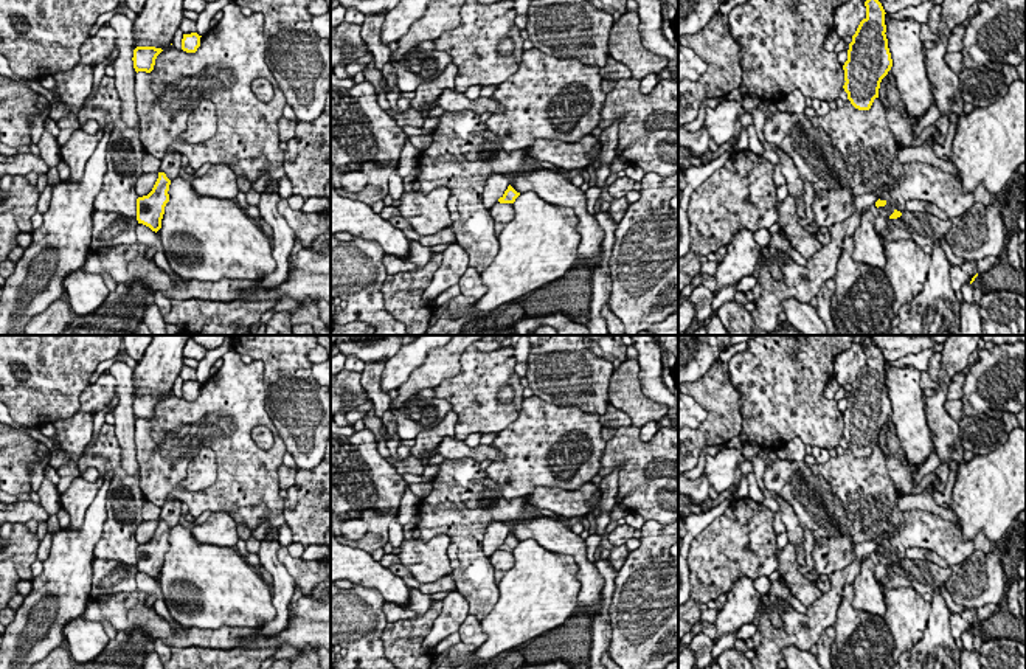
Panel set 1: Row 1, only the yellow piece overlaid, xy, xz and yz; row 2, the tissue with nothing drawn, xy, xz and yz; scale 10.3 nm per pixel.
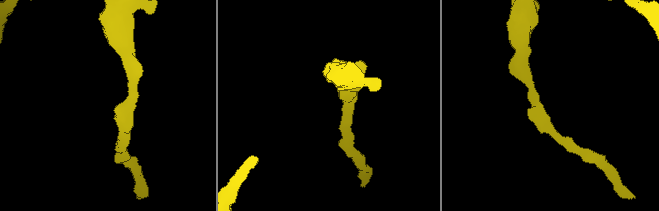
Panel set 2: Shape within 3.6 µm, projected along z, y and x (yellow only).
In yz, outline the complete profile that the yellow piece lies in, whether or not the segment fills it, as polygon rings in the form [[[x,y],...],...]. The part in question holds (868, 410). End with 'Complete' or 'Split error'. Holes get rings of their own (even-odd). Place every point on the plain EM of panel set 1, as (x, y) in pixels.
[[[879,346],[865,349],[866,365],[860,369],[847,397],[844,418],[844,439],[858,458],[869,458],[879,445],[882,427],[893,414],[886,386],[885,357]]]. Complete

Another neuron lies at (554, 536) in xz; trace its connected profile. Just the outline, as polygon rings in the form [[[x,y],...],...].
[[[545,515],[526,522],[517,520],[511,525],[511,534],[520,542],[534,539],[551,553],[570,554],[579,568],[576,577],[581,582],[581,590],[576,604],[588,610],[591,618],[599,613],[604,577],[594,562],[587,559],[585,540],[574,534],[565,520]]]

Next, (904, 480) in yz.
[[[886,424],[880,430],[879,447],[885,456],[885,464],[889,478],[894,481],[896,487],[902,495],[911,495],[914,486],[914,475],[905,469],[899,456],[891,455],[886,444]]]

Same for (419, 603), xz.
[[[416,588],[410,590],[410,604],[407,607],[396,605],[393,602],[383,604],[383,613],[386,622],[397,622],[402,619],[414,618],[424,615],[433,604],[432,594],[424,594]]]

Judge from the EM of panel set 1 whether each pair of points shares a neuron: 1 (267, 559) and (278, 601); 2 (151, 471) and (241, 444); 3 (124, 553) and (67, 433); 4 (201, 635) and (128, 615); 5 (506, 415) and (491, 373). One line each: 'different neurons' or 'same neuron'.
1: same neuron
2: same neuron
3: different neurons
4: same neuron
5: same neuron

